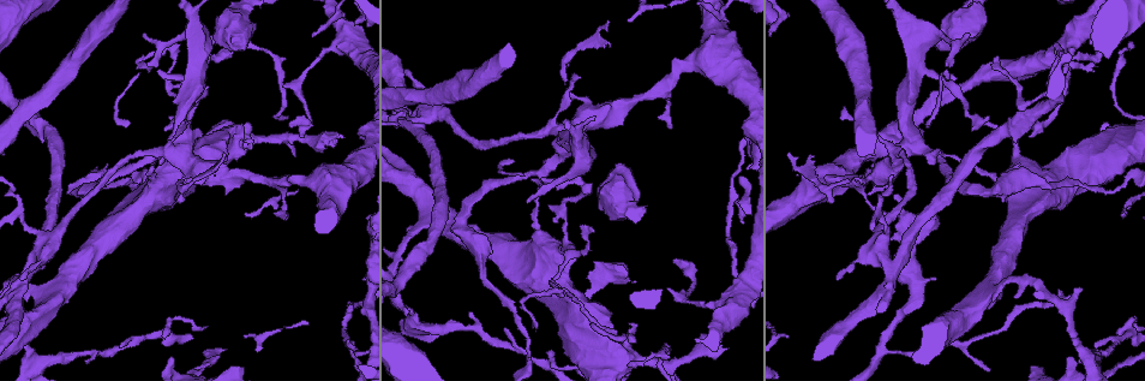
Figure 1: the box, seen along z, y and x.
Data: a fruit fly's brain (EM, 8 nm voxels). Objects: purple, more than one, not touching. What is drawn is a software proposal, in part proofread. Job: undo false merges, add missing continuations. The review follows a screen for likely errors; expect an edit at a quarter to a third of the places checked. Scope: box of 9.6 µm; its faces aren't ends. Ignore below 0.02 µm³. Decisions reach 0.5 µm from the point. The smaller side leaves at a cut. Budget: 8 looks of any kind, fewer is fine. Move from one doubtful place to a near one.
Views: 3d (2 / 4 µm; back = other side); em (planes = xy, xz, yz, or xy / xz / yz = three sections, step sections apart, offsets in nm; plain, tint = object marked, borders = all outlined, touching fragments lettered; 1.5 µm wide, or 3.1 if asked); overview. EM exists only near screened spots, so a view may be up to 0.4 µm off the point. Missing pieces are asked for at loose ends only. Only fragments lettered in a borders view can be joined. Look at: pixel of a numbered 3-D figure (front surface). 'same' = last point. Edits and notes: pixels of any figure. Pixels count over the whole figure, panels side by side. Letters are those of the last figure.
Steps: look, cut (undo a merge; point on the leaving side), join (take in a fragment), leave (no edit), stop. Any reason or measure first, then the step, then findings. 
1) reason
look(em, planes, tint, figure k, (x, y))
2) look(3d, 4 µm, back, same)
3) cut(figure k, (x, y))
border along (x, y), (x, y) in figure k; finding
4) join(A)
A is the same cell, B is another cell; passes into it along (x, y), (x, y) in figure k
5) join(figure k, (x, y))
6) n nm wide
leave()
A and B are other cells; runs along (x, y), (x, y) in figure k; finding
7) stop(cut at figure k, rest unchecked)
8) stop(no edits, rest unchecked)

a fork
look(3d, 2 µm, figure 1, (165, 328))

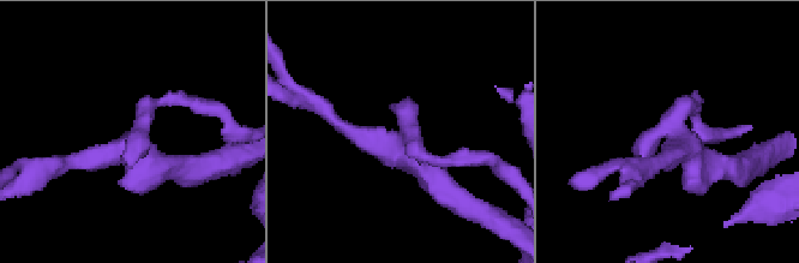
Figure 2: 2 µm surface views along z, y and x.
3 arms
look(em, planes, tint, figure 2, (131, 144))

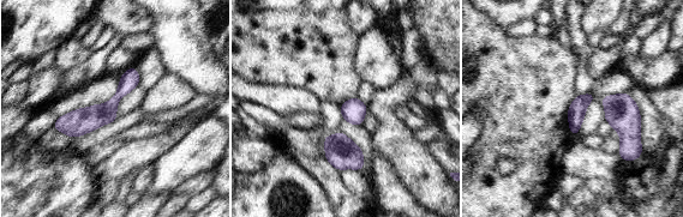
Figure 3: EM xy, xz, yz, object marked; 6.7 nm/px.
see the neighbours
look(em, planes, borders, same)

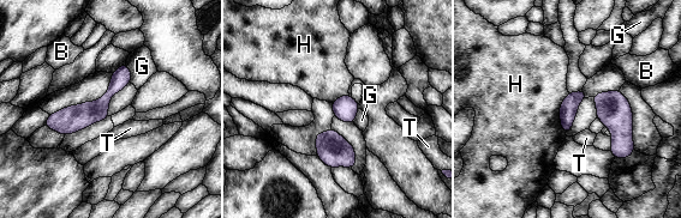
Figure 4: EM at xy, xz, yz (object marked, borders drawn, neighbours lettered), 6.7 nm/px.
leave()
B, G, H and T are other cells; border along (568, 92), (560, 106), (565, 134) in figure 4; one neuron here

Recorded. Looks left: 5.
sharp bend
look(em, planes, borders, figure 1, (558, 291))

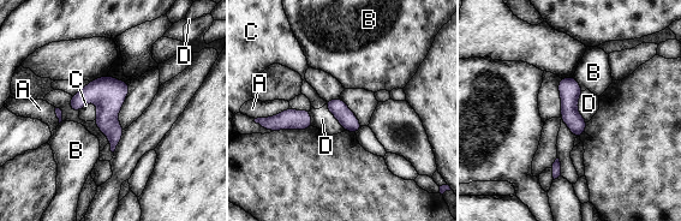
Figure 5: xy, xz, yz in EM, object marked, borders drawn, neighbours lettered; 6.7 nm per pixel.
leave()
A, B, C and D are other cells; border along (581, 91), (578, 112), (587, 121) in figure 5; one neuron here

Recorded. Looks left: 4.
thin end
look(3d, 2 µm, back, figure 1, (966, 34))

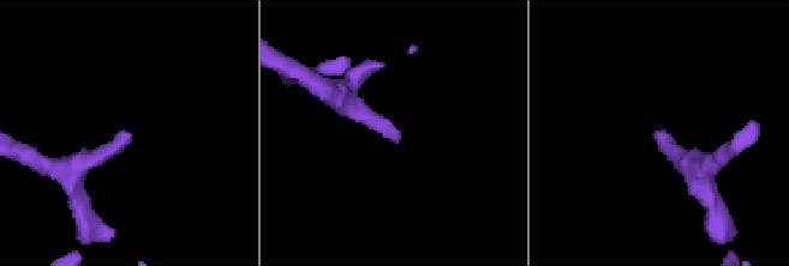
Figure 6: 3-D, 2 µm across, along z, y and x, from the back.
shape alone is not enough
look(em, planes, plain, figure 6, (661, 128))

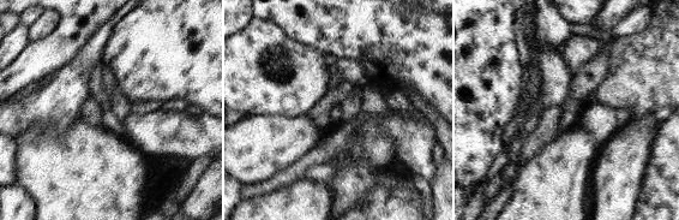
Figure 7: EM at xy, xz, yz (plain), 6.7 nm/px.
what lies round it
look(em, planes, borders, same)

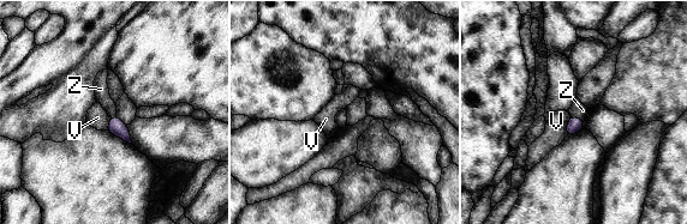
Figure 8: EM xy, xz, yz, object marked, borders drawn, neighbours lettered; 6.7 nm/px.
V touches over 140 nm
join(Z)
Z is the same cell, V is another cell; it goes on there

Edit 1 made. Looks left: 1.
stop(join at figure 8, rest unchecked)

